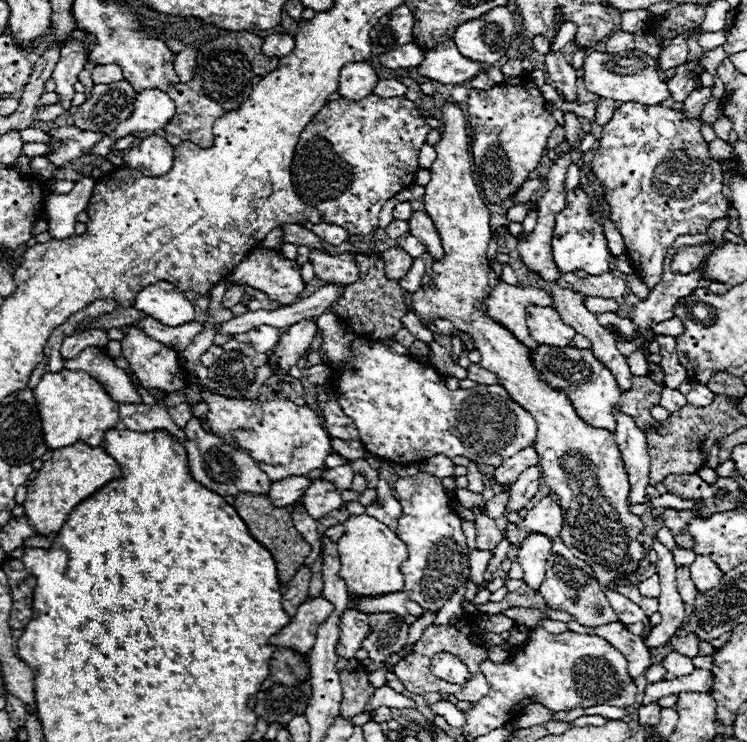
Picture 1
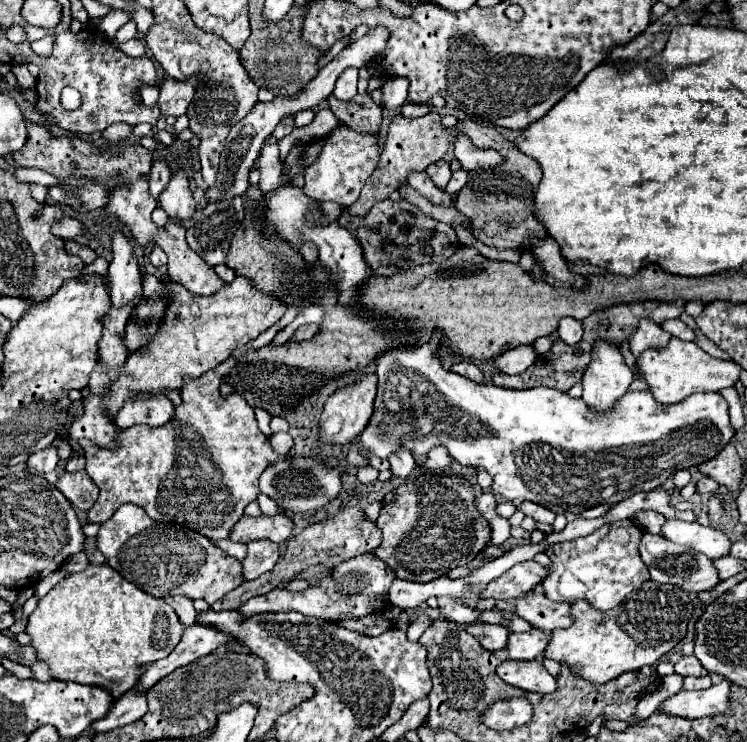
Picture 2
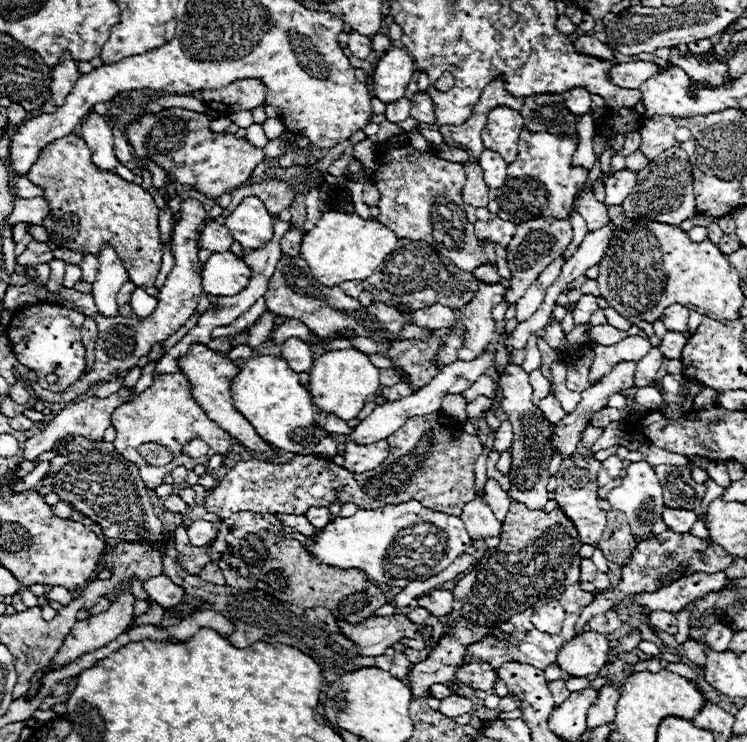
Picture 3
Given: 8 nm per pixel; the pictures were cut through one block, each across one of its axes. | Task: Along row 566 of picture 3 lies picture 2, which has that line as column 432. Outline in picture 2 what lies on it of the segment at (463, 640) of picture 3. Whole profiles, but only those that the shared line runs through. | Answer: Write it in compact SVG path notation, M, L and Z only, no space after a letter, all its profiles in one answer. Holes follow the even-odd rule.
M418 474L414 478L408 478L398 488L394 488L392 494L394 500L384 504L376 520L376 524L382 528L382 544L380 548L376 548L374 554L386 564L390 564L390 568L402 580L430 582L434 578L440 578L450 570L472 562L490 540L490 526L474 506L474 490L460 476Z

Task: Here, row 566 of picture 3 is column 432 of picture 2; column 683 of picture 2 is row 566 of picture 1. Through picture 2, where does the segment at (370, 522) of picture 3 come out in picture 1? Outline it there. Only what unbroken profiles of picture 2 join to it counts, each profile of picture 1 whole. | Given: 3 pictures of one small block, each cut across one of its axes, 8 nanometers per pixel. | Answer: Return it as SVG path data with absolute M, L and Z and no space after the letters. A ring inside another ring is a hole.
M418 472L414 476L398 478L392 488L402 504L396 536L408 546L408 558L400 568L406 582L404 594L424 606L424 610L436 612L470 580L468 544L460 528L462 520L450 510L448 494L444 492L442 480L436 476Z

